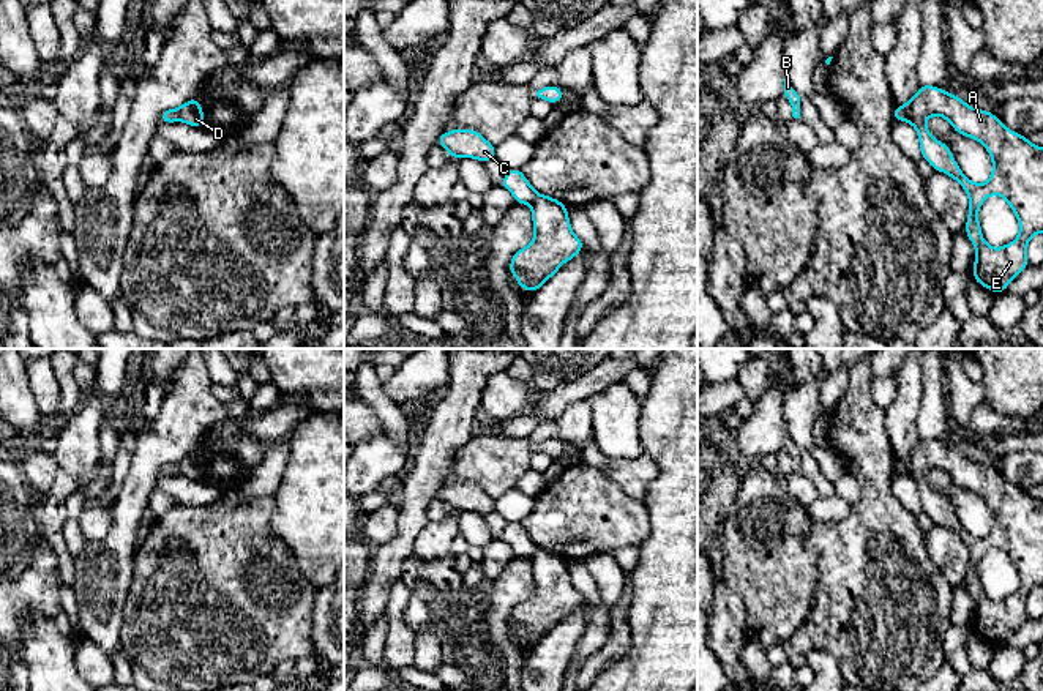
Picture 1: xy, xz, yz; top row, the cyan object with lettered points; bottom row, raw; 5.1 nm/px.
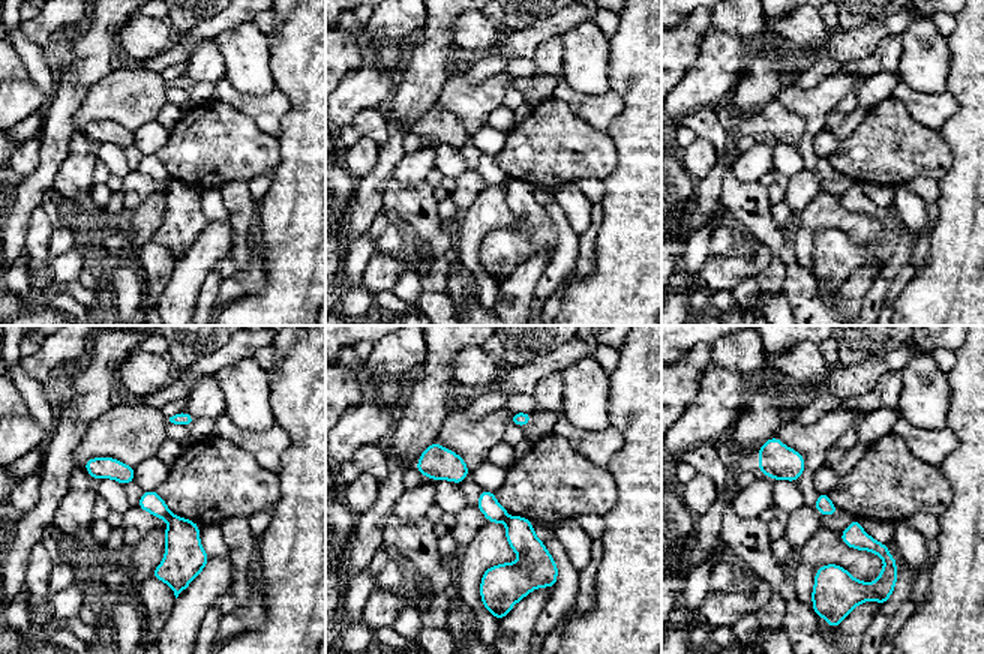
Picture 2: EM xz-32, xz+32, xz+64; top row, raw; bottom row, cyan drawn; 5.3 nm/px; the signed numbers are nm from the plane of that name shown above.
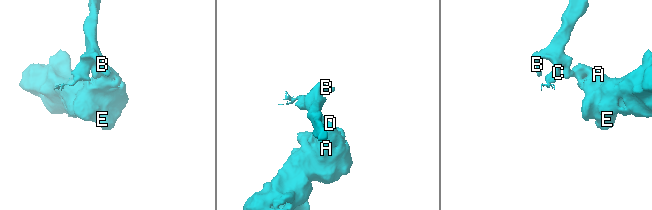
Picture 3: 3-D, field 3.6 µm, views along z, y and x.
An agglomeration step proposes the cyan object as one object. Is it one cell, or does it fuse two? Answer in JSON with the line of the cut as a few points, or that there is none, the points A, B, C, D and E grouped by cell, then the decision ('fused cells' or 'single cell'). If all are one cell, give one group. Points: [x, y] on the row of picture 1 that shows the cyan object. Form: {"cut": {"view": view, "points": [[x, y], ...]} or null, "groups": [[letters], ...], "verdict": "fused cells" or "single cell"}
{"cut": {"view": "xy", "points": [[179, 108], [182, 119]]}, "groups": [["A", "D", "E"], ["B", "C"]], "verdict": "fused cells"}

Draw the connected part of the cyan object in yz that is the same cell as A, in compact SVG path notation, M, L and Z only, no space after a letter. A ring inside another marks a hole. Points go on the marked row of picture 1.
M920 85L898 109L899 120L917 129L922 158L934 170L956 180L969 196L966 237L975 246L974 279L993 293L1004 293L1029 267L1026 249L1030 238L1043 232L1043 147L1008 129L993 112L975 109L934 85ZM933 115L944 117L958 134L985 145L993 159L986 183L969 180L950 147L931 136L926 120ZM993 194L1004 197L1019 221L1018 238L1002 248L991 248L985 241L978 222L978 210Z

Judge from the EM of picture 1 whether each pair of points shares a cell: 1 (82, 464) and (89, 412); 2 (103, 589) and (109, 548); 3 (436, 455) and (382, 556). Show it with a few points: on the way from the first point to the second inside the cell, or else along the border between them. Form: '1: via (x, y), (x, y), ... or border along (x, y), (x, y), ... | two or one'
1: via (82, 451), (82, 425) | one
2: via (103, 579), (103, 570), (109, 557) | one
3: via (422, 480), (407, 534) | one

